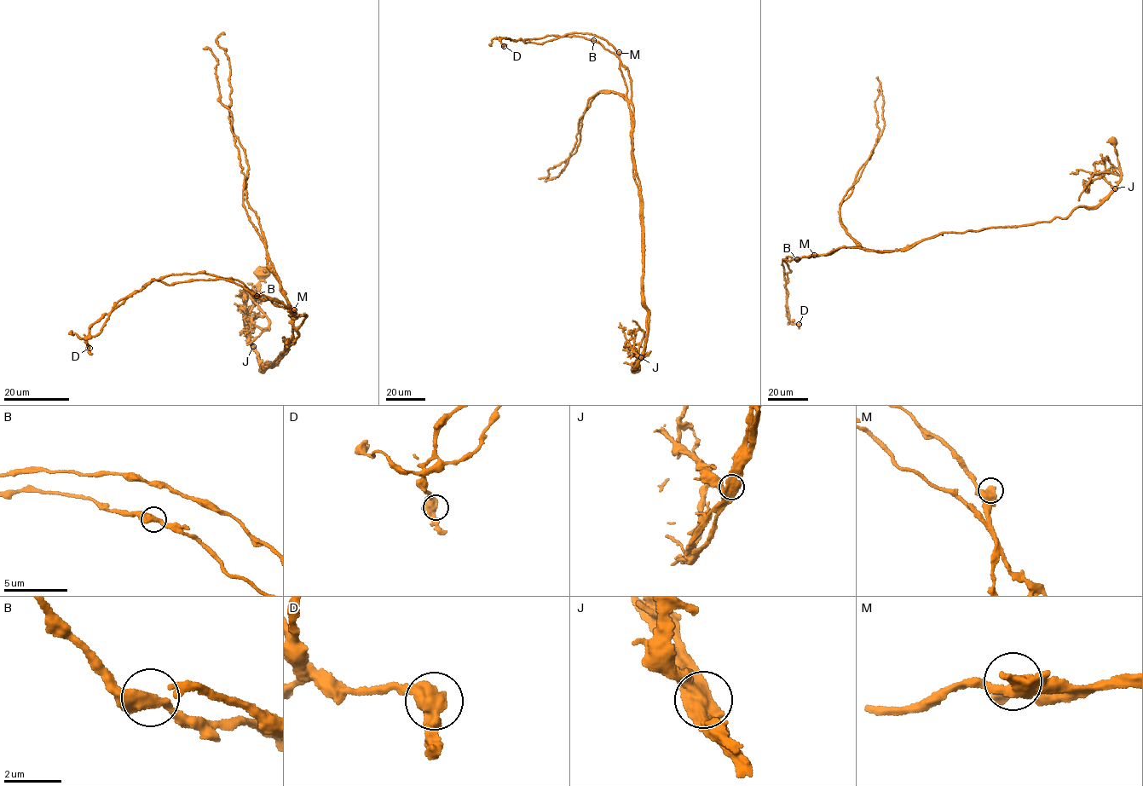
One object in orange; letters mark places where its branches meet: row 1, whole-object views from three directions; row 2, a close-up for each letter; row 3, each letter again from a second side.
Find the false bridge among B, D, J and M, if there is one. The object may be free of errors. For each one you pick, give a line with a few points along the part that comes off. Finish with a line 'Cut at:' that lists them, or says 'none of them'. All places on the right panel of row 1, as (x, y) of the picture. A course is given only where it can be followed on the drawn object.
J: foreign part runs (1115, 188), (1065, 218), (943, 232), (895, 251), (787, 257), (794, 319)
Cut at: J

